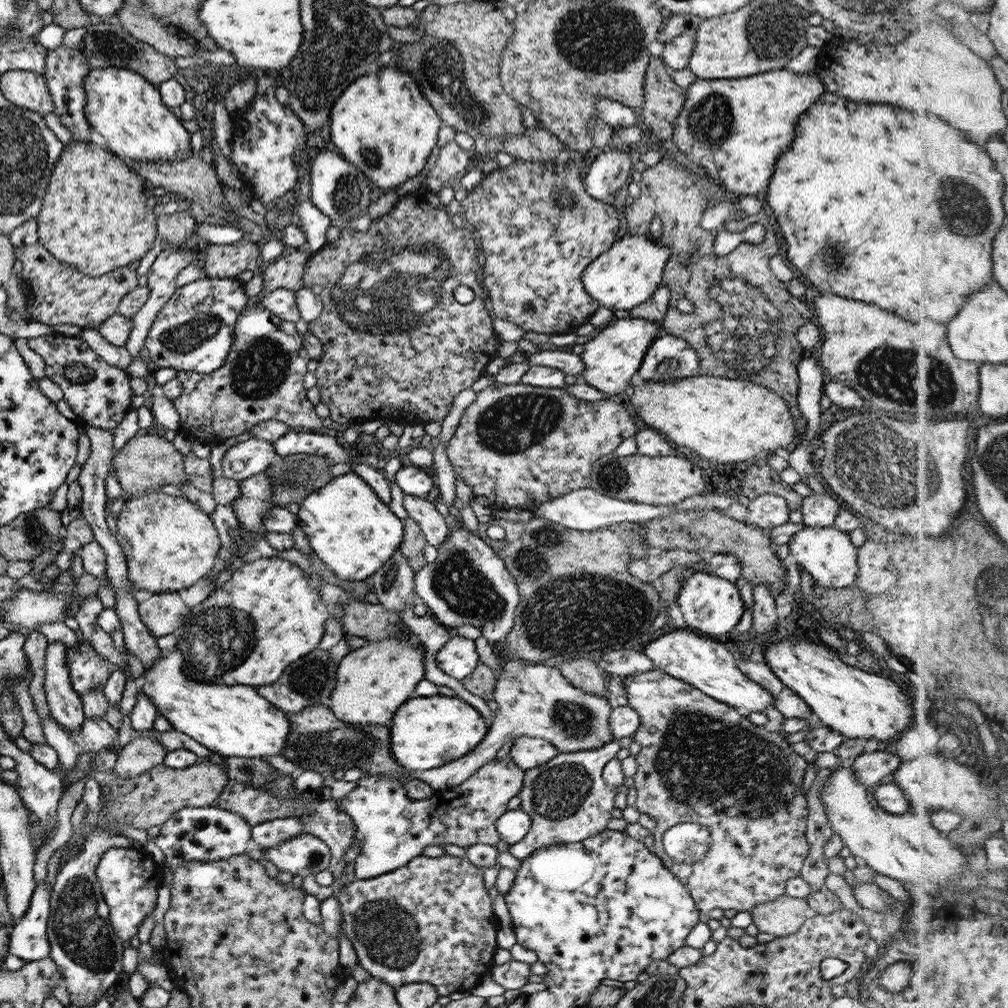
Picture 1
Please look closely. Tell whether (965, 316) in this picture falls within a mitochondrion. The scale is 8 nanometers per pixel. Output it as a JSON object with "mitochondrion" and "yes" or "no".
{"mitochondrion":"no"}

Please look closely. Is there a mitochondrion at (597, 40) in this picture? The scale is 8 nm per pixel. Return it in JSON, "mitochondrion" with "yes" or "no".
{"mitochondrion":"yes"}

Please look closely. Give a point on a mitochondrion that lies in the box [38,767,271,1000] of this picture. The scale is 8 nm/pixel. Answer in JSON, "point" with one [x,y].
{"point":[77,924]}

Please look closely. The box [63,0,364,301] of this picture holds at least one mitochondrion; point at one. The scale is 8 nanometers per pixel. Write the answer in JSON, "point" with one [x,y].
{"point":[122,51]}

